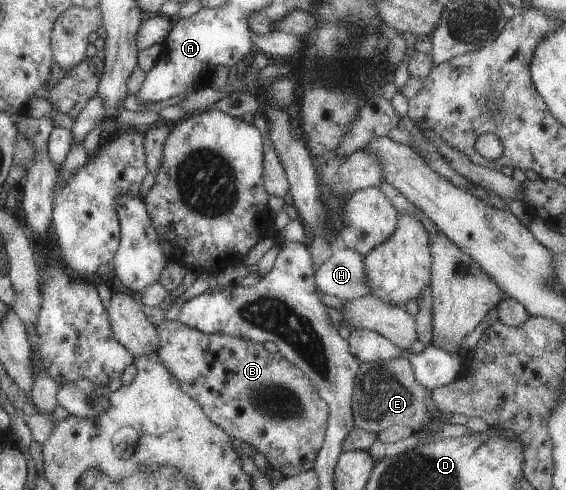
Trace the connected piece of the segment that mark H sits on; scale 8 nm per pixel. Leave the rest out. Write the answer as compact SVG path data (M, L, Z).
M337 250L316 271L317 290L337 296L340 302L370 294L365 282L364 257L355 250Z

